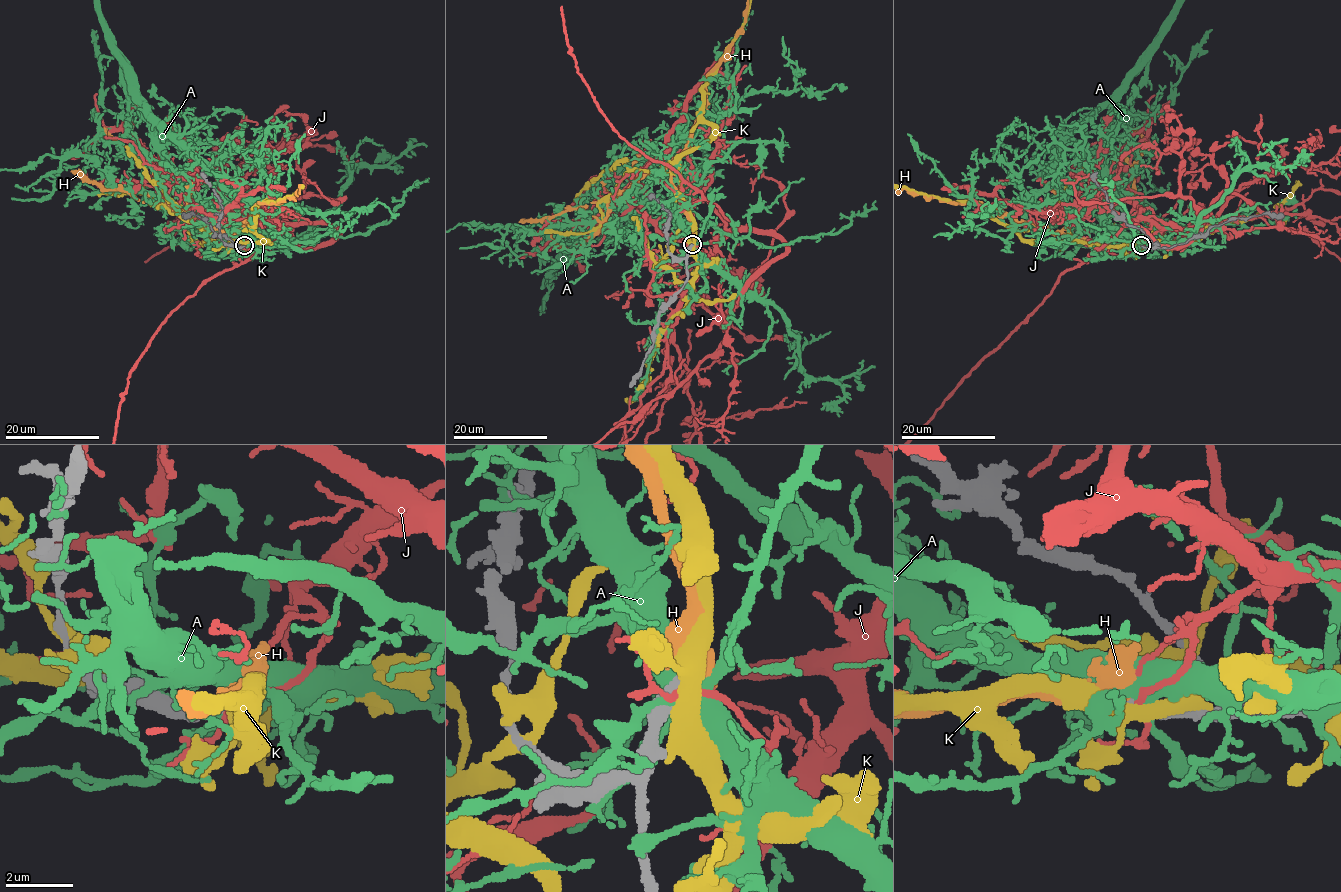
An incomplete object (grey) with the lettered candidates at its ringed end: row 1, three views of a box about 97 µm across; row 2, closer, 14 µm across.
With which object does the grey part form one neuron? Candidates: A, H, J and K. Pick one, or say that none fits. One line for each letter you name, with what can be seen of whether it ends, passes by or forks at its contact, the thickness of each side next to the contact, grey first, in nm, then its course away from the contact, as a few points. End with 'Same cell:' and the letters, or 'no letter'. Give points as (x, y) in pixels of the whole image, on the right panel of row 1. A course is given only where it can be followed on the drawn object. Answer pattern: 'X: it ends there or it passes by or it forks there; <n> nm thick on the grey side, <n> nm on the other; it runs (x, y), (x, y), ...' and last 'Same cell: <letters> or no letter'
H: it ends there; 360 nm thick on the grey side, 600 nm on the other
Same cell: H

